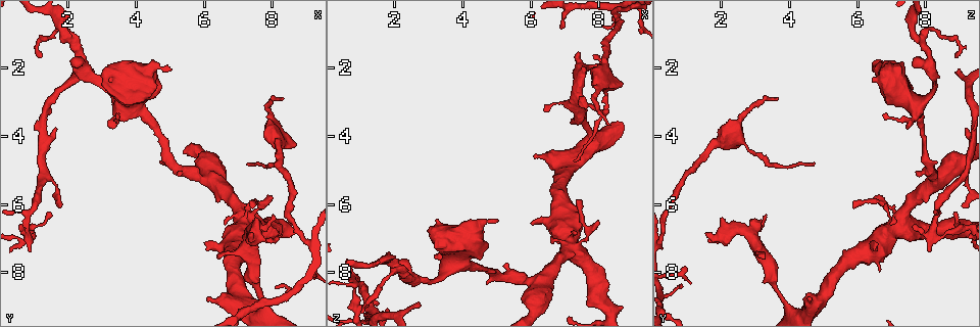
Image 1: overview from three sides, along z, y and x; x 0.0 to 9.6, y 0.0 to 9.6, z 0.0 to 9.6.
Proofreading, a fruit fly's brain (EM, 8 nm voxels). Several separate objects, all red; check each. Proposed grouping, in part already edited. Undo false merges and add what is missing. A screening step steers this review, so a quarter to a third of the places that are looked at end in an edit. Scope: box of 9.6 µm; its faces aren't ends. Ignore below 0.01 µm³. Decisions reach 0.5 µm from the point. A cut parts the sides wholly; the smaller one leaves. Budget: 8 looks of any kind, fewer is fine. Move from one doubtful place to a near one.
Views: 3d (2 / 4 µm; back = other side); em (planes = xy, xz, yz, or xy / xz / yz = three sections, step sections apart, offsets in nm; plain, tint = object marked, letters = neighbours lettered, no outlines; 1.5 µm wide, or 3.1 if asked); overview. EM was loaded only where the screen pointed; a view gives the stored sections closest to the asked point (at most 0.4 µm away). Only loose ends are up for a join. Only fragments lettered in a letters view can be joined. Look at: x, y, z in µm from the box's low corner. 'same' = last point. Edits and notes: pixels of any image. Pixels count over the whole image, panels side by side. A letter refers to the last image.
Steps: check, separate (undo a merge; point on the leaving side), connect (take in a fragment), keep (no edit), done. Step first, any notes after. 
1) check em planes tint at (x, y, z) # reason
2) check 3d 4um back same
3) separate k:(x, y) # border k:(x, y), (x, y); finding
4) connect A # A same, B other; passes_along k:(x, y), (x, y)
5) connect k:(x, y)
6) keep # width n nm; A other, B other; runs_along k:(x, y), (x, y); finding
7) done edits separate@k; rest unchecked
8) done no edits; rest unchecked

check 3d 4um at (0.85, 6.95, 8.55) # abrupt turn

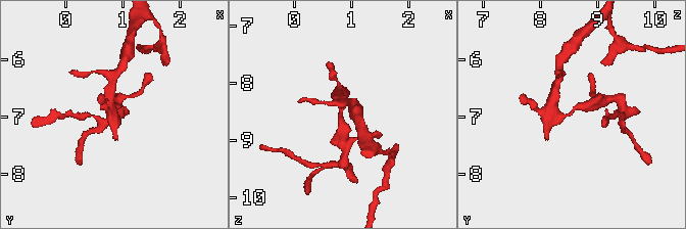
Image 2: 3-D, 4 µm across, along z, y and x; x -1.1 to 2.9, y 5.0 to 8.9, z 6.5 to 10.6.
check em planes plain at (0.80, 6.95, 8.55)

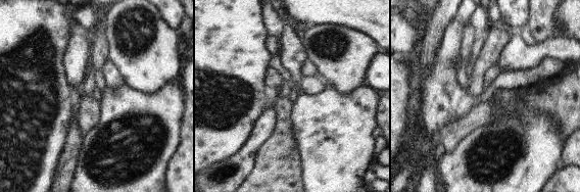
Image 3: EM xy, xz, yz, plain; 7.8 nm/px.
check em planes letters same

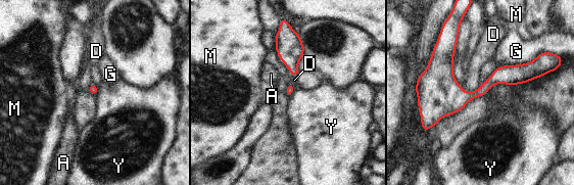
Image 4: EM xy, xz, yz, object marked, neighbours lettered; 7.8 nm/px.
keep # longest_contact G 300 nm; A other, D other, G other, M other, Y other; border 4:(98, 89), (96, 96); all the same neuron

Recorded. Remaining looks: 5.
check em yz step 4 letters at (6.65, 6.60, 7.05) # stops while still wide

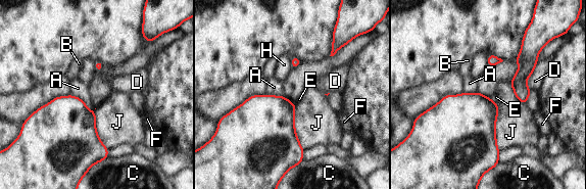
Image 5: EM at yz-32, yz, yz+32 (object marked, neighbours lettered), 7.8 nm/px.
check em planes letters same # another direction

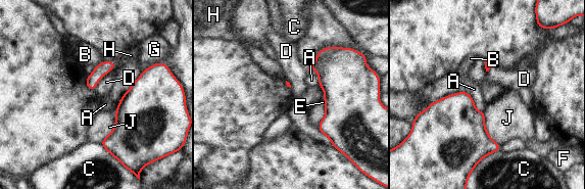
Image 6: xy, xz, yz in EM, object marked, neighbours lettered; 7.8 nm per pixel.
keep # longest_contact J 320 nm; A other, B other, C other, D other, E other, F other, G other, H other, J other; border 6:(104, 75), (98, 82), (95, 90); none of them fits

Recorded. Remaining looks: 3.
check 3d 4um at (2.05, 1.10, 7.80) # branch point

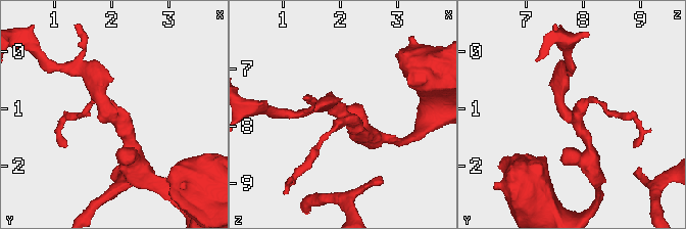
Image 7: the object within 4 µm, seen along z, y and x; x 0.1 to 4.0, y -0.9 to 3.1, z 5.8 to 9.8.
check em xz step 8 tint at (2.05, 1.10, 7.80) # need the tissue

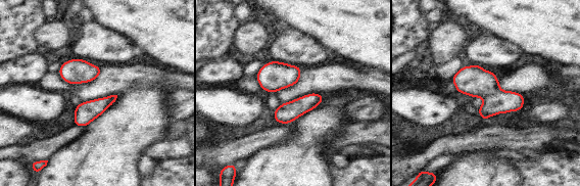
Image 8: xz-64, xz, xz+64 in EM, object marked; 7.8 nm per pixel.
check em planes letters same

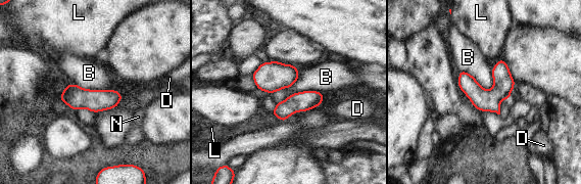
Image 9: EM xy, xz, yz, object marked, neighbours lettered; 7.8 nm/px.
keep # B other, D other, L other, N other; arms 3; all the same neuron

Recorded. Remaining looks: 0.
done no edits; rest unchecked

